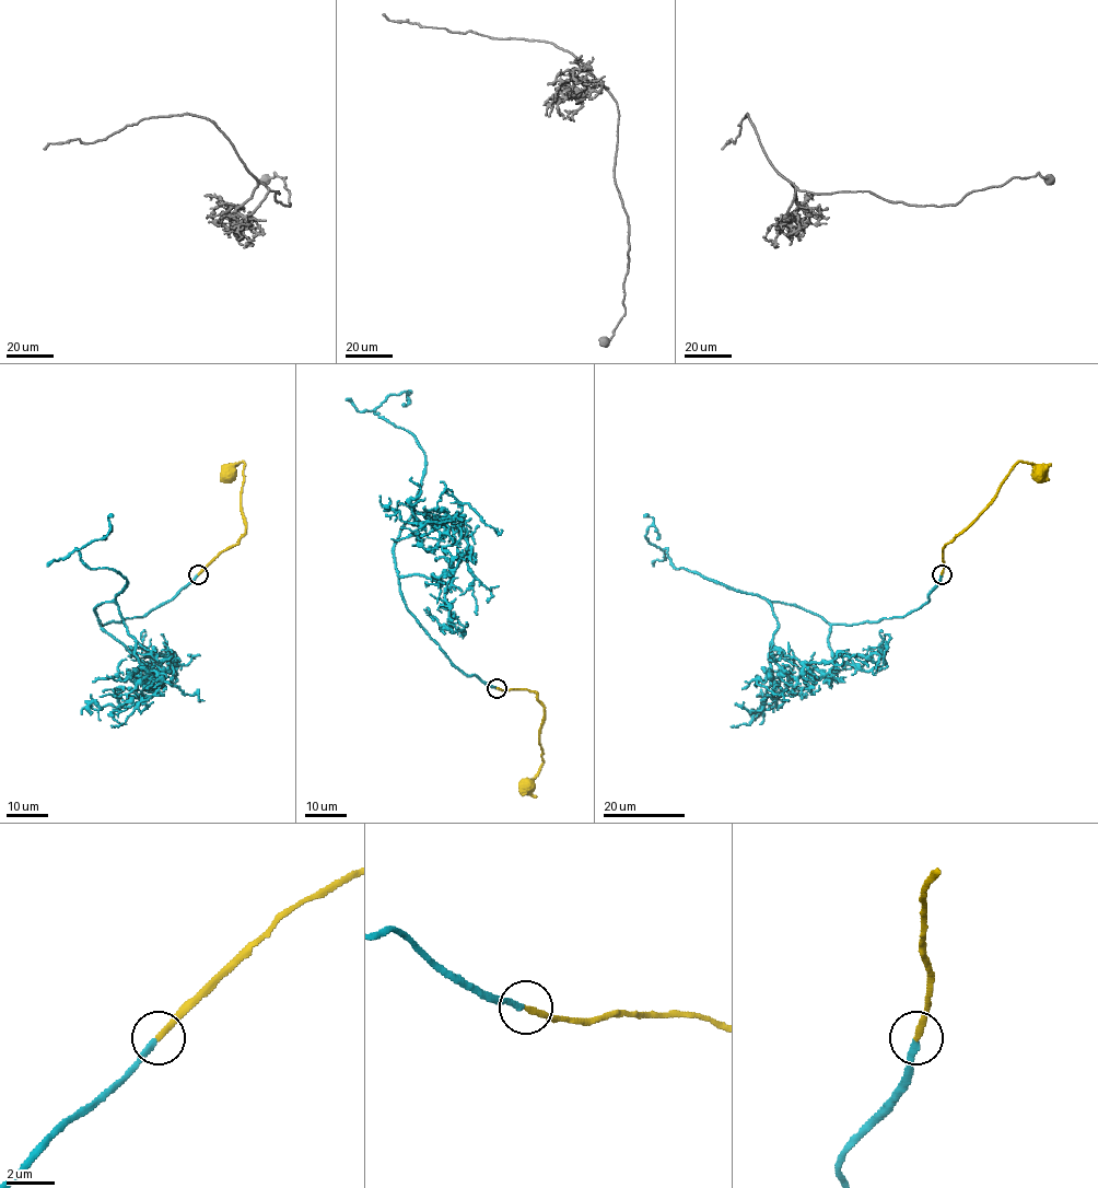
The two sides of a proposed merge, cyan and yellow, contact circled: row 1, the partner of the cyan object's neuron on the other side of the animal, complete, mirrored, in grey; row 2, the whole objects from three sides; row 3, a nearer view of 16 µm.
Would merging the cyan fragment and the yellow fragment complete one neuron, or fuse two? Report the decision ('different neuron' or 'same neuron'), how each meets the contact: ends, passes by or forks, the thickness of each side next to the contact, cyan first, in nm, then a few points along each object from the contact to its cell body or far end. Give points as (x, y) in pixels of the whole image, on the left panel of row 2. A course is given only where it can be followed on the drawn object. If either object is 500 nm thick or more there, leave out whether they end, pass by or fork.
same neuron; cyan ends; yellow ends; calibres 240 and 240 nm; course cyan (198, 574), (143, 616), (101, 625), (94, 609), (126, 580), (89, 567), (76, 548), (105, 536), (112, 514); course yellow (198, 574), (245, 533), (241, 510), (244, 464), (237, 463), (229, 470)

